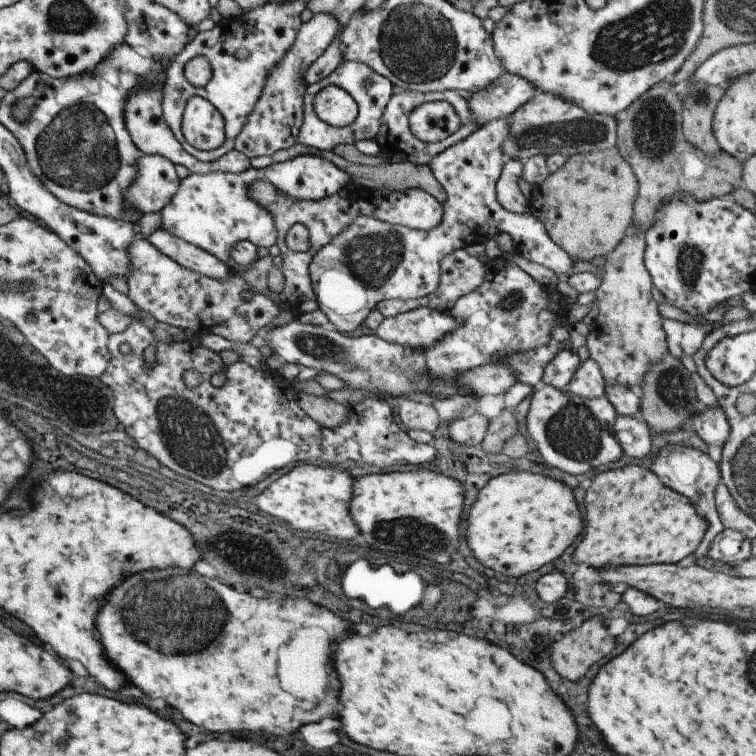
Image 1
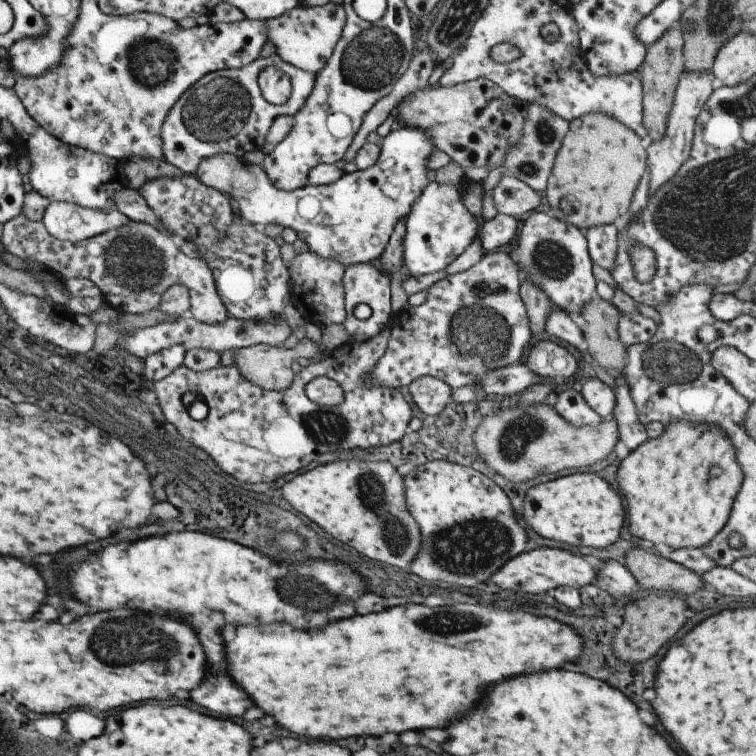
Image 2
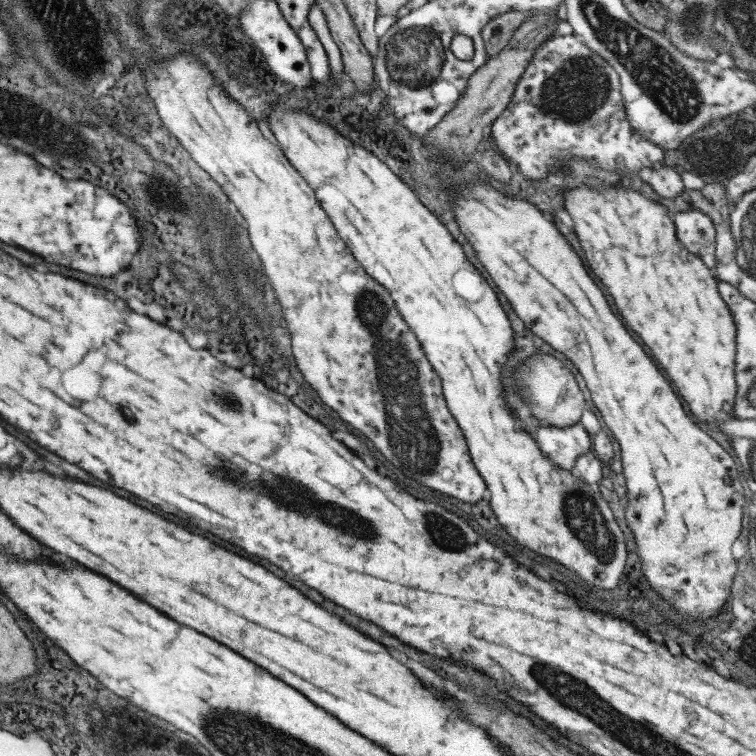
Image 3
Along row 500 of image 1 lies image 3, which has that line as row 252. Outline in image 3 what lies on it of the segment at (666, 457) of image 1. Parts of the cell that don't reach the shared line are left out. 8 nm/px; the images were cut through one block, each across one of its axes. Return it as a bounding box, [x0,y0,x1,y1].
[673,210,715,270]

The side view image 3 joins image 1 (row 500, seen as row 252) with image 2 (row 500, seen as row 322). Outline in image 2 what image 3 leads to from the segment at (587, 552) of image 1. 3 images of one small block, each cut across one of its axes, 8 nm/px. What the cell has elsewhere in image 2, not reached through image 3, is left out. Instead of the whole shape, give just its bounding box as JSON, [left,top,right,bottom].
[617,422,743,550]

